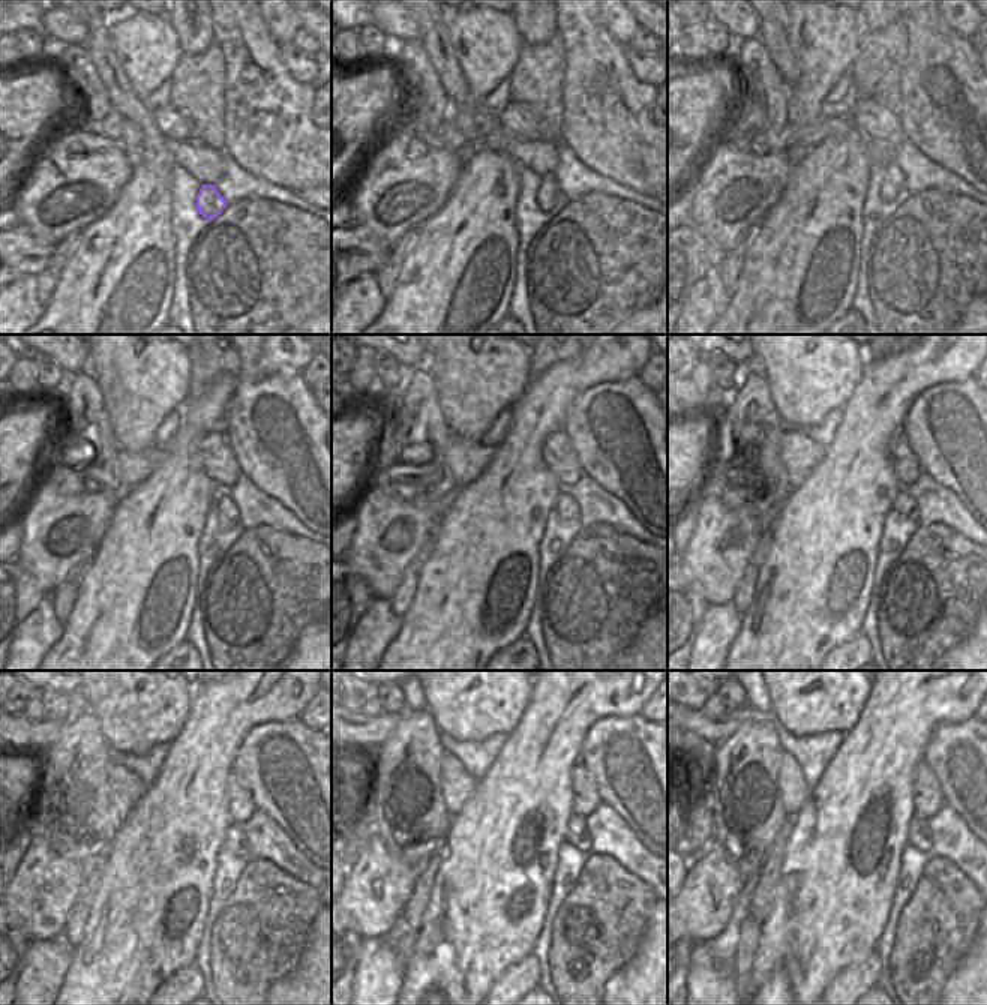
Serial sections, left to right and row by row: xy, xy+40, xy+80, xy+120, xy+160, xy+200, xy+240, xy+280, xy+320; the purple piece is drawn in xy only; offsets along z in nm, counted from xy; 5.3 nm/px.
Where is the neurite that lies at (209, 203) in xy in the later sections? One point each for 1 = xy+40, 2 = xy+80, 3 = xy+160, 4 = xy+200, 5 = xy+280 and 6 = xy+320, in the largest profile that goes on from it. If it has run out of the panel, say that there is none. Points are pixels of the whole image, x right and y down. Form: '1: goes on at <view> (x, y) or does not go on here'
1: goes on at xy+40 (548, 194)
2: goes on at xy+80 (893, 182)
3: goes on at xy+160 (566, 506)
4: goes on at xy+200 (905, 504)
5: goes on at xy+280 (576, 834)
6: goes on at xy+320 (918, 833)

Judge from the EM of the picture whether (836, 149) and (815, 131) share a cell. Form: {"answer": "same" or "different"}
{"answer": "different"}

